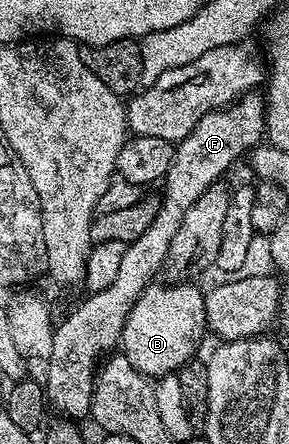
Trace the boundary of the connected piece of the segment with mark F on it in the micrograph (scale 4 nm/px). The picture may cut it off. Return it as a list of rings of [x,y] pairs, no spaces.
[[[257,91],[244,93],[231,106],[223,109],[214,109],[201,117],[197,126],[194,127],[190,135],[179,141],[175,145],[173,163],[169,165],[169,171],[163,180],[163,197],[159,199],[158,215],[151,221],[149,227],[139,237],[134,238],[128,245],[121,259],[117,277],[112,286],[107,287],[101,293],[88,294],[85,301],[79,304],[61,323],[56,324],[53,333],[52,355],[45,361],[47,367],[47,381],[45,380],[45,396],[52,410],[56,409],[67,419],[84,419],[91,416],[91,400],[95,390],[95,379],[97,376],[97,366],[104,355],[120,348],[125,319],[135,306],[137,299],[143,294],[155,280],[155,275],[164,268],[169,251],[169,245],[173,236],[176,235],[181,221],[189,211],[193,203],[201,197],[215,181],[220,180],[223,173],[243,154],[255,148],[262,142],[266,134],[267,107],[266,98]]]

